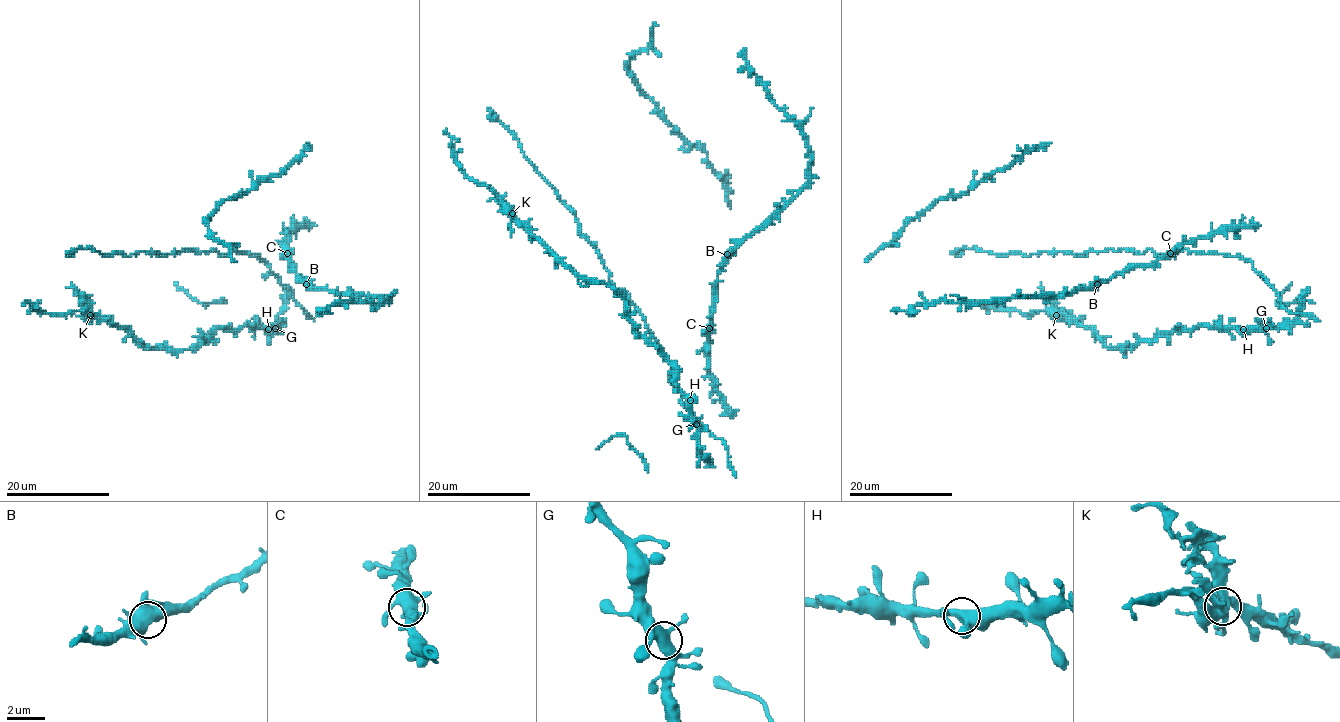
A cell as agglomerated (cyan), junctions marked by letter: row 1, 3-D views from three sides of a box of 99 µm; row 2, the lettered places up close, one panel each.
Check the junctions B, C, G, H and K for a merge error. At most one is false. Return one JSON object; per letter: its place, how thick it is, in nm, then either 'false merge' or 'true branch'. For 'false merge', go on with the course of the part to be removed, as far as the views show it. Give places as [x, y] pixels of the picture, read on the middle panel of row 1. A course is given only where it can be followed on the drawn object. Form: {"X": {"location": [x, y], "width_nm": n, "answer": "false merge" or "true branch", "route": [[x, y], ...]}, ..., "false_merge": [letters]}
{"B": {"location": [727, 254], "width_nm": 600, "answer": "true branch"}, "C": {"location": [709, 328], "width_nm": 500, "answer": "true branch"}, "G": {"location": [696, 424], "width_nm": 500, "answer": "true branch"}, "H": {"location": [690, 400], "width_nm": 480, "answer": "true branch"}, "K": {"location": [512, 213], "width_nm": 550, "answer": "false merge", "route": [[511, 213], [498, 200], [487, 201]]}, "false_merge": ["K"]}

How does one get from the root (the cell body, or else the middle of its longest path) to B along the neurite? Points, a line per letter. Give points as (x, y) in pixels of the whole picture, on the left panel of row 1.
B: (290, 262), (306, 284)

